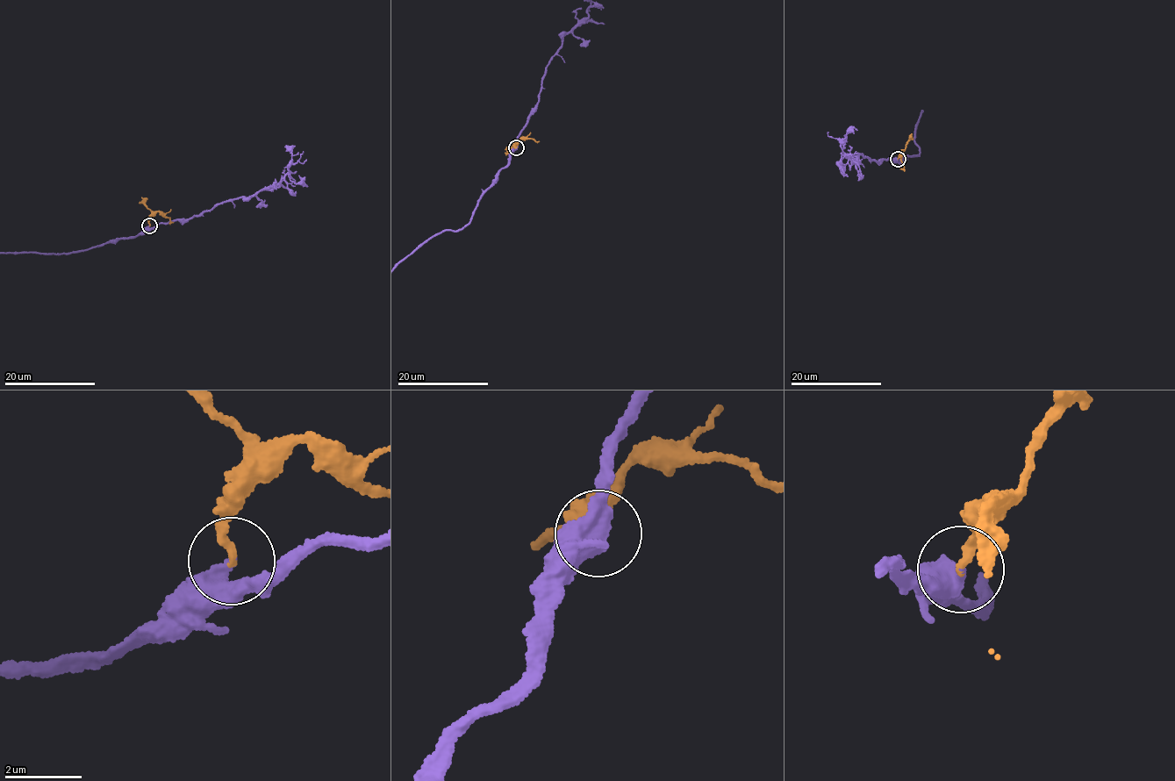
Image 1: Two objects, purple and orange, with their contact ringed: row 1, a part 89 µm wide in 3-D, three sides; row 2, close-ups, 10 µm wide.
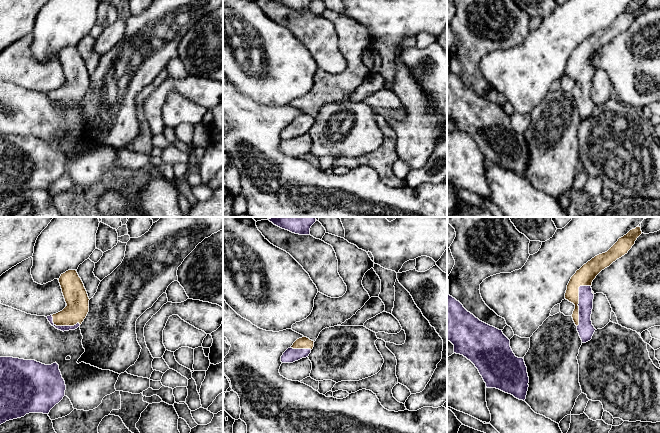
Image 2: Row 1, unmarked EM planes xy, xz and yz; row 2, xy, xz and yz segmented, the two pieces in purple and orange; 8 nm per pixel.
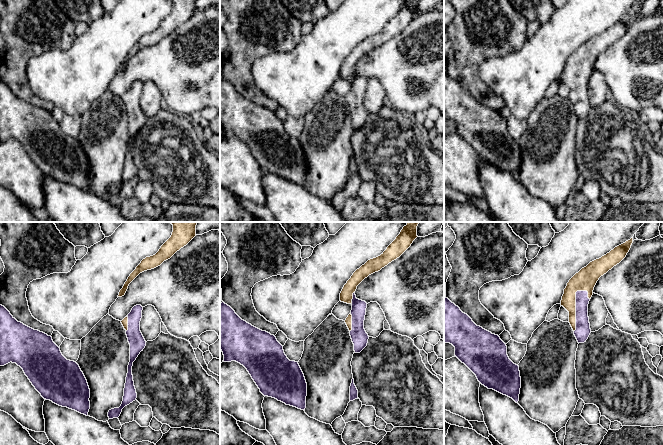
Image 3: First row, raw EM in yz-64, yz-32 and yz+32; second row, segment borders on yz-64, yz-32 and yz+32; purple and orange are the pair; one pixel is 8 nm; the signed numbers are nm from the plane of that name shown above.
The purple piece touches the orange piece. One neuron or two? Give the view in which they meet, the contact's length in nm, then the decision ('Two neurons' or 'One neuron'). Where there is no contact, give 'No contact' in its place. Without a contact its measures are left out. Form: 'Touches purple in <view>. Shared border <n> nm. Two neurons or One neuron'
Touches purple in yz. Shared border 360 nm. One neuron

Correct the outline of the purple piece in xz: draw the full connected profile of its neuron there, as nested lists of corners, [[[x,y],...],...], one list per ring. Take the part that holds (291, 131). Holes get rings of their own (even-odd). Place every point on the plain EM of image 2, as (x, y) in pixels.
[[[307,113],[297,115],[281,132],[282,139],[293,139],[302,134],[306,134],[314,123],[314,117]]]

